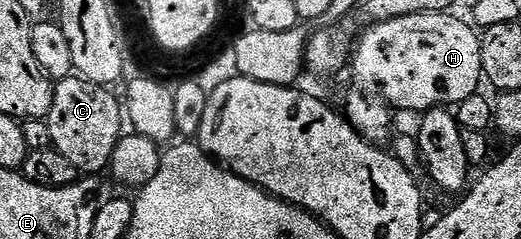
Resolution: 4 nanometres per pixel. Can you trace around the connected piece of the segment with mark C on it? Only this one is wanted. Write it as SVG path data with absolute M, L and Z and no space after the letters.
M78 75L69 76L64 81L56 81L54 86L53 107L45 118L53 148L61 155L65 155L65 159L69 159L69 163L73 163L73 167L77 167L80 174L99 175L102 169L106 170L110 166L113 151L117 147L120 137L125 133L125 129L123 129L123 125L125 127L125 109L120 98L118 101L111 94L112 90L108 86L94 85L91 81L85 81Z

